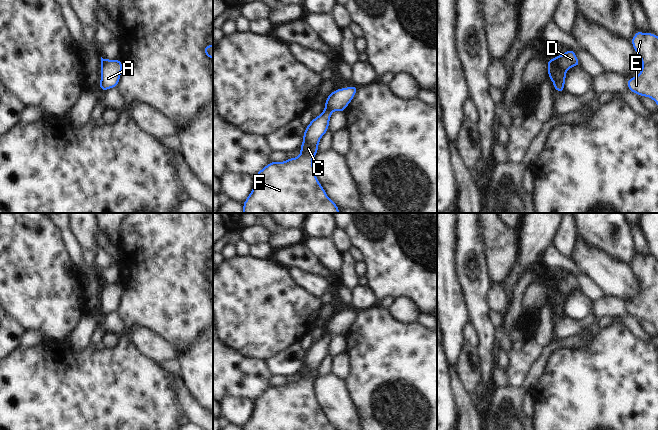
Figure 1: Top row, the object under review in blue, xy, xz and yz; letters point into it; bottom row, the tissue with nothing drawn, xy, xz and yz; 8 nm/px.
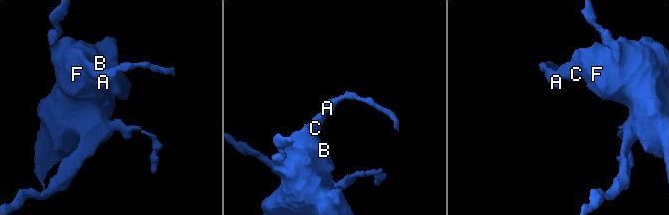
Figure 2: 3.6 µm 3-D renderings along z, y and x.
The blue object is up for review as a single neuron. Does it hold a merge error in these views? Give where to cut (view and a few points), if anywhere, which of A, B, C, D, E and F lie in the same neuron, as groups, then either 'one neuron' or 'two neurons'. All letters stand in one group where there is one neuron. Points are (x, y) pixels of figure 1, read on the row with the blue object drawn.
cut yz (555, 59), (556, 63), (565, 72); groups A / B C D E F; two neurons

